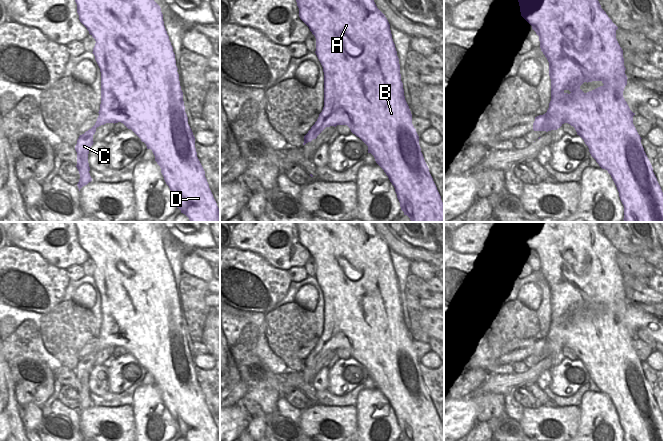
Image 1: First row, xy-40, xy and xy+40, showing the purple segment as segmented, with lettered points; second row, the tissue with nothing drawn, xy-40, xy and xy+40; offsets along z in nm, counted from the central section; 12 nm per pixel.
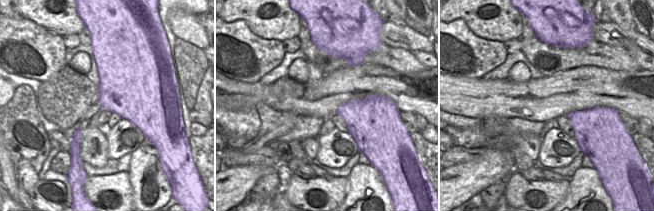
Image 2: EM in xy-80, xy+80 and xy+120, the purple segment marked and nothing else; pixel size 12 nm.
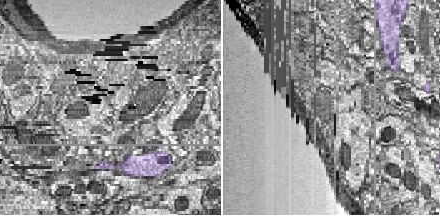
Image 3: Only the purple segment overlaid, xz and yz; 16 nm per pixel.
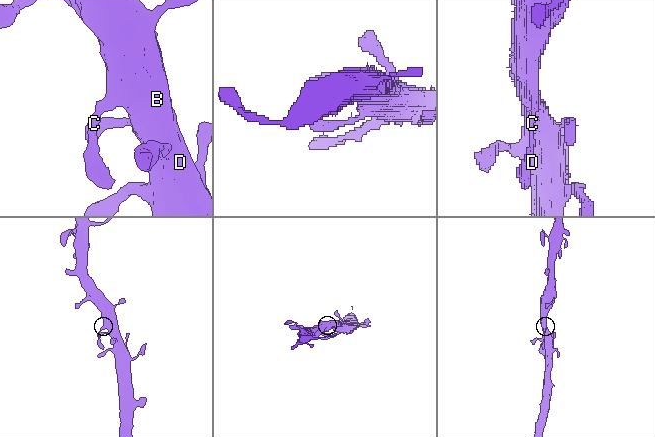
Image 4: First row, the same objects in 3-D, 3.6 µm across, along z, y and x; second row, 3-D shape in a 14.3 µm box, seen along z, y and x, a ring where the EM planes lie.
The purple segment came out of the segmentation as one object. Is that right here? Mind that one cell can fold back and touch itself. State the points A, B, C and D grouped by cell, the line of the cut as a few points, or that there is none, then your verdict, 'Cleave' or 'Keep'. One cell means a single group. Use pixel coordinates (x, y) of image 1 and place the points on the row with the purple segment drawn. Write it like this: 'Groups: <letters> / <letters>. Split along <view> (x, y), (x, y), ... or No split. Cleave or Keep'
Groups: A B C D. No split. Keep.

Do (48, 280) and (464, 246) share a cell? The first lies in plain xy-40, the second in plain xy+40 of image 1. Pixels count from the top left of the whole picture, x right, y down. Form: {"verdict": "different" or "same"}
{"verdict": "different"}

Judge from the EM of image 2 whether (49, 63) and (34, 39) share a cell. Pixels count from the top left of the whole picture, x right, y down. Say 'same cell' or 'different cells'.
same cell

